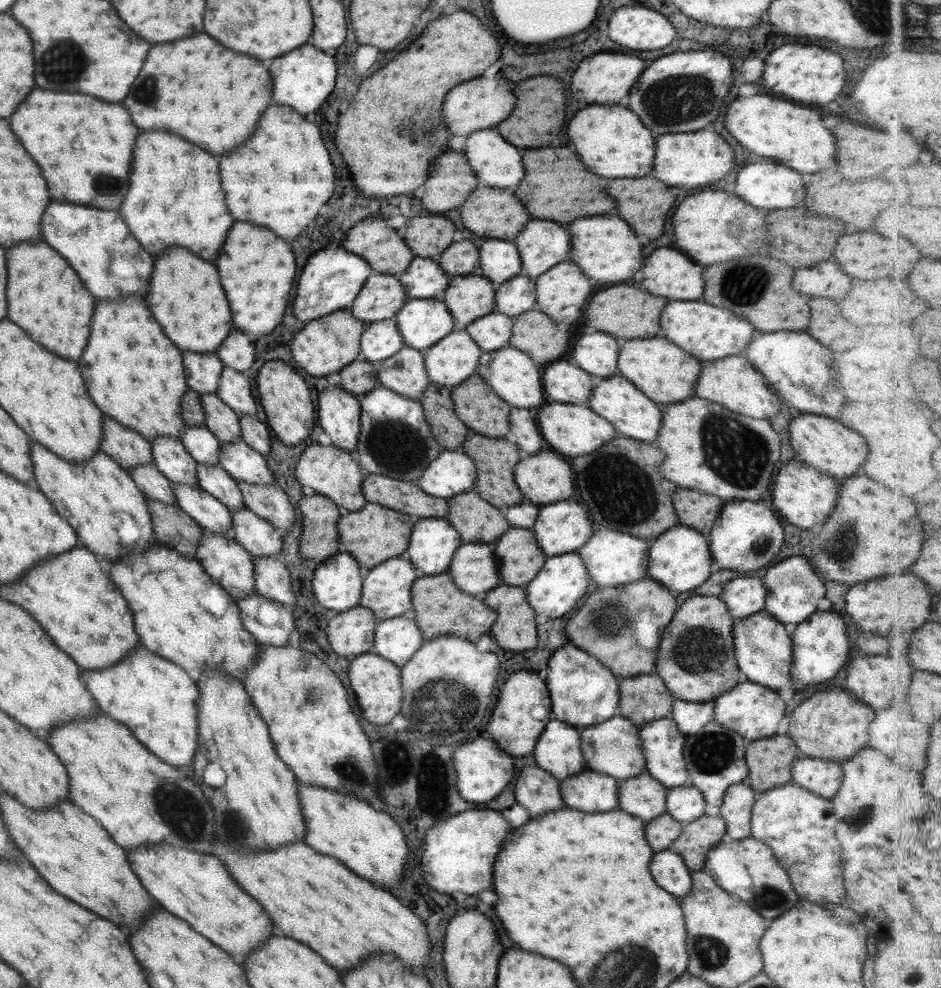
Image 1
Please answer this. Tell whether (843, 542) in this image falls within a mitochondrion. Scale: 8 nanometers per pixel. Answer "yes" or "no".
yes

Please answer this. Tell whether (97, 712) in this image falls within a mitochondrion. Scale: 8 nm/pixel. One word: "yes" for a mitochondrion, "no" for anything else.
no

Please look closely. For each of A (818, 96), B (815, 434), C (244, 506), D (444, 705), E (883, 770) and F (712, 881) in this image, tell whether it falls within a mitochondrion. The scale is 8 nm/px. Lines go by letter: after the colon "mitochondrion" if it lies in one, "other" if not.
A: other
B: other
C: other
D: mitochondrion
E: other
F: other

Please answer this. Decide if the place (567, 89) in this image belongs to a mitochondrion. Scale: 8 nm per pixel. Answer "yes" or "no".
no

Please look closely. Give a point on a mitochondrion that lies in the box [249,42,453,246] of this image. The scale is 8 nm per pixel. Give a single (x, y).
(419, 125)

